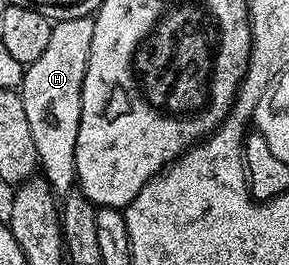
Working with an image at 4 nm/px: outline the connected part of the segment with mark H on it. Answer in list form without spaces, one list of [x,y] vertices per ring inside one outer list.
[[[92,18],[54,22],[47,49],[43,49],[34,63],[25,67],[19,88],[23,110],[27,112],[27,121],[31,124],[31,137],[35,140],[40,174],[57,197],[68,195],[77,182],[75,141],[79,137],[83,81],[91,57],[91,37],[94,33]]]

